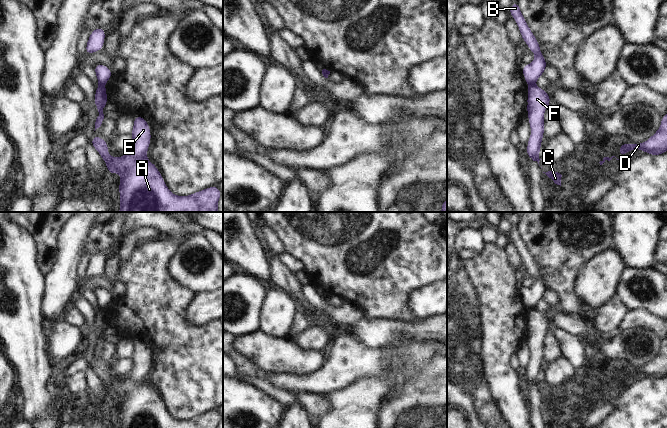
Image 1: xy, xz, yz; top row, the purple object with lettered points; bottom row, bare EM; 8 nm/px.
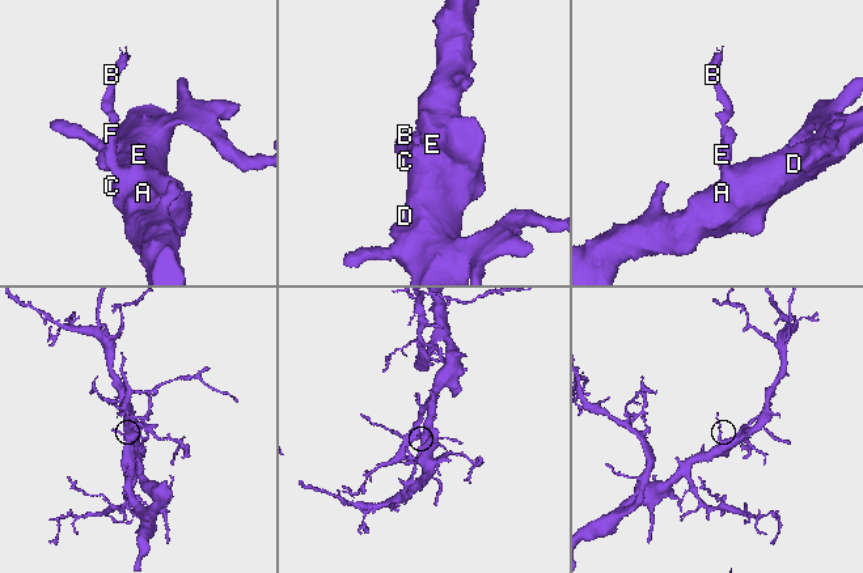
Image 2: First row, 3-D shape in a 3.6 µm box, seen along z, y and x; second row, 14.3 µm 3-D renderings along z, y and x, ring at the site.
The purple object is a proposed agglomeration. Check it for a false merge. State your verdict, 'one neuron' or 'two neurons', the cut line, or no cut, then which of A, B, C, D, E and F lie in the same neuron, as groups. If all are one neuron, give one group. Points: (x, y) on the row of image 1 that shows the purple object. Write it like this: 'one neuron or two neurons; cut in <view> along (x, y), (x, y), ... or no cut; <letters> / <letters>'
two neurons; cut in yz along (533, 84), (528, 86); A C D E F / B

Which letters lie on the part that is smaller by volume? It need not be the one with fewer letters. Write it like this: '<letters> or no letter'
B

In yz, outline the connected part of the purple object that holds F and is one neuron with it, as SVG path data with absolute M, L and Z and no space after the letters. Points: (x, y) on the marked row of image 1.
M535 85L528 86L527 115L529 119L531 135L527 143L526 153L533 161L541 160L539 152L544 137L544 112L551 102L546 90Z

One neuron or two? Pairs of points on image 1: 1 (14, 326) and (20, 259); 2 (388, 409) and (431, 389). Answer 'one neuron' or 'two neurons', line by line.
1: one neuron
2: one neuron

